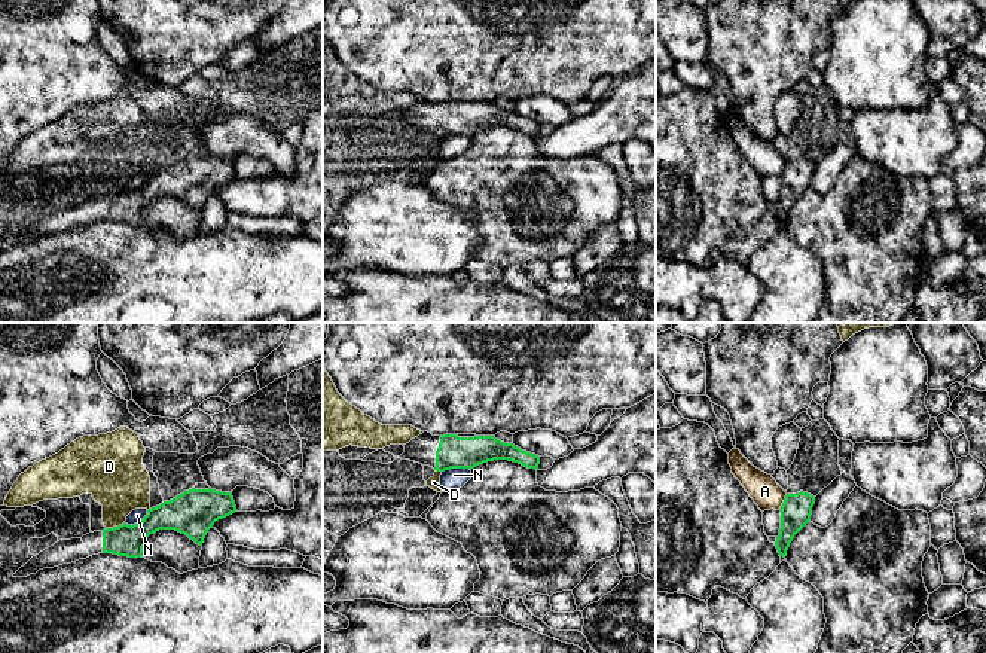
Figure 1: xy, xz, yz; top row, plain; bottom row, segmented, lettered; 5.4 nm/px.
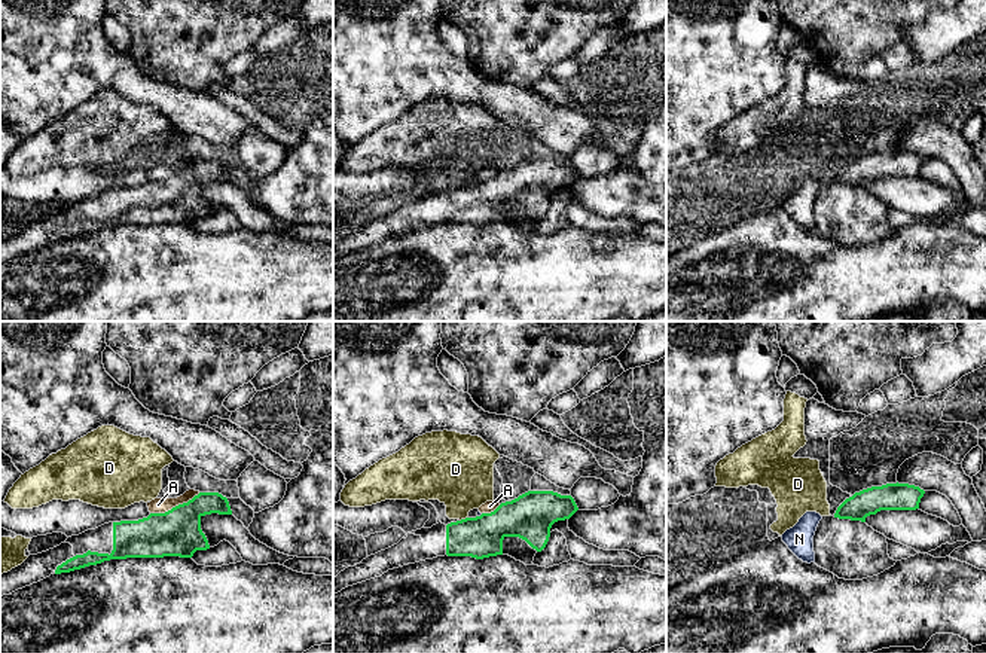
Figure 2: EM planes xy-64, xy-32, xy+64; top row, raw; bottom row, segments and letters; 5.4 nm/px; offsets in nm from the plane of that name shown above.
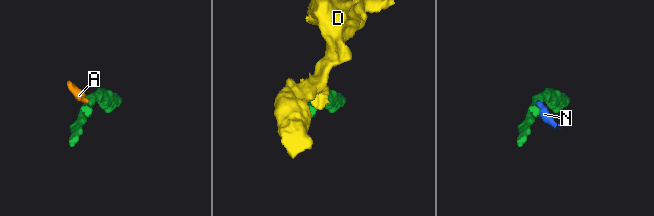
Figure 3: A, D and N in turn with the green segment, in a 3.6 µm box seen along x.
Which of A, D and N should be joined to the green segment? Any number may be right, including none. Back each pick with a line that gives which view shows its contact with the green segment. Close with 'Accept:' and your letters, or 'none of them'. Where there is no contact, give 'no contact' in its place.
Accept: none of them

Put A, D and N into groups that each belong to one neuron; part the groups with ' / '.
A N / D

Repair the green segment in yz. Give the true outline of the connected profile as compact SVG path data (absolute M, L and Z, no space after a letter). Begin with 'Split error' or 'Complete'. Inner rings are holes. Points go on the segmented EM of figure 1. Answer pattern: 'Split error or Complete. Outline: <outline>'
Complete. Outline: M808 492L787 494L781 506L781 528L775 546L779 556L787 550L794 535L811 521L815 497Z

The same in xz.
Split error. Outline: M424 431L403 445L402 460L430 466L437 472L451 469L474 469L494 460L509 460L528 469L538 470L540 457L513 443L504 443L494 436L443 434L433 436Z

